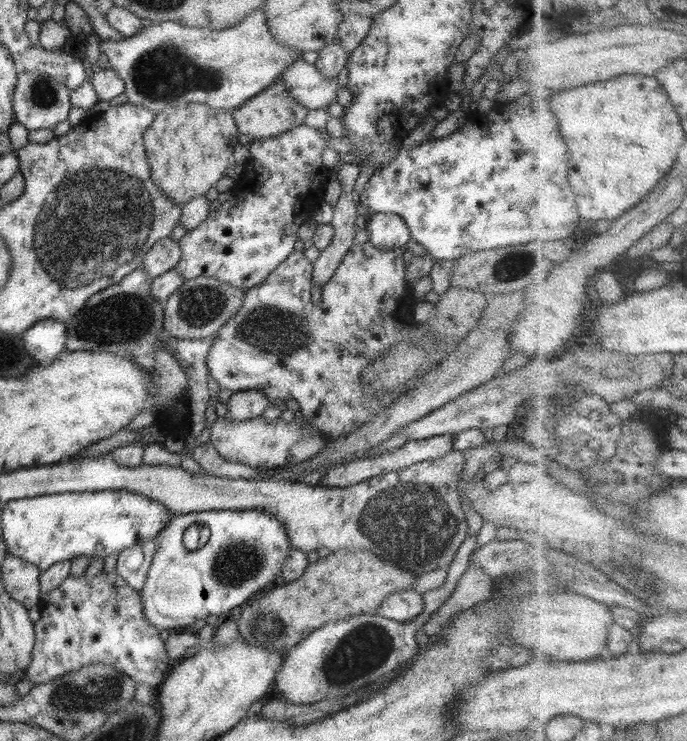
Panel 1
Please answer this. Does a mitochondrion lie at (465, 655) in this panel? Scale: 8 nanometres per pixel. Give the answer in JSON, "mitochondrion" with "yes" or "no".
{"mitochondrion":"no"}

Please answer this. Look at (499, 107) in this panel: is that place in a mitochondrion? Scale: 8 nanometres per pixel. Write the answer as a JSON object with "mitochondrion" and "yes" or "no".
{"mitochondrion":"no"}

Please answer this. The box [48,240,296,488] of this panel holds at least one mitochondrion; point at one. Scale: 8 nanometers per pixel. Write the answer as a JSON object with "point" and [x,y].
{"point":[120,319]}

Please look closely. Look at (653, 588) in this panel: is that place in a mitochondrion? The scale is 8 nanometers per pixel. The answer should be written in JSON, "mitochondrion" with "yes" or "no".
{"mitochondrion":"yes"}

